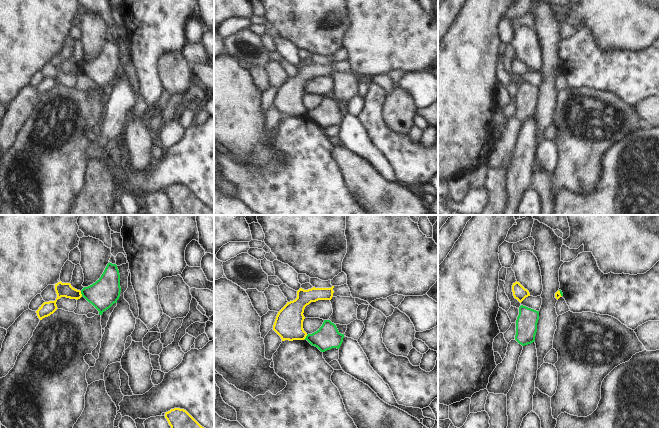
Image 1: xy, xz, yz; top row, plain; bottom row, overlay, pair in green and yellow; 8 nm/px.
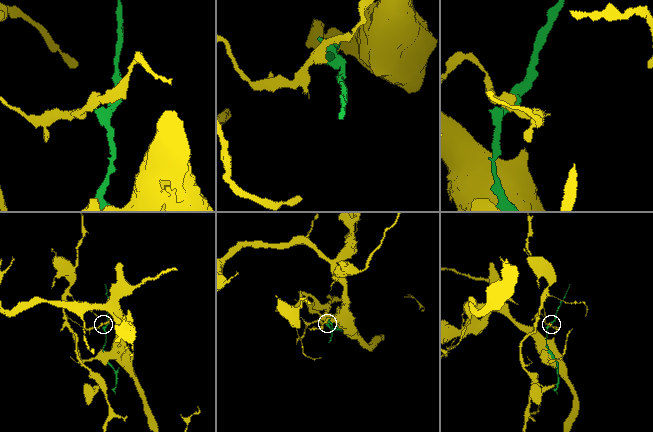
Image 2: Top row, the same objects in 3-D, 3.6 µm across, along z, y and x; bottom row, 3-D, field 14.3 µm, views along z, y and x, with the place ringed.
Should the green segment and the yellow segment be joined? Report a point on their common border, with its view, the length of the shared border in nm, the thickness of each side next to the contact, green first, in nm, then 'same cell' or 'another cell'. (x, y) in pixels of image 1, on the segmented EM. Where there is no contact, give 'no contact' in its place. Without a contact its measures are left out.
contact xy (81, 293); length 50 nm; calibres 240 and 110 nm; another cell

